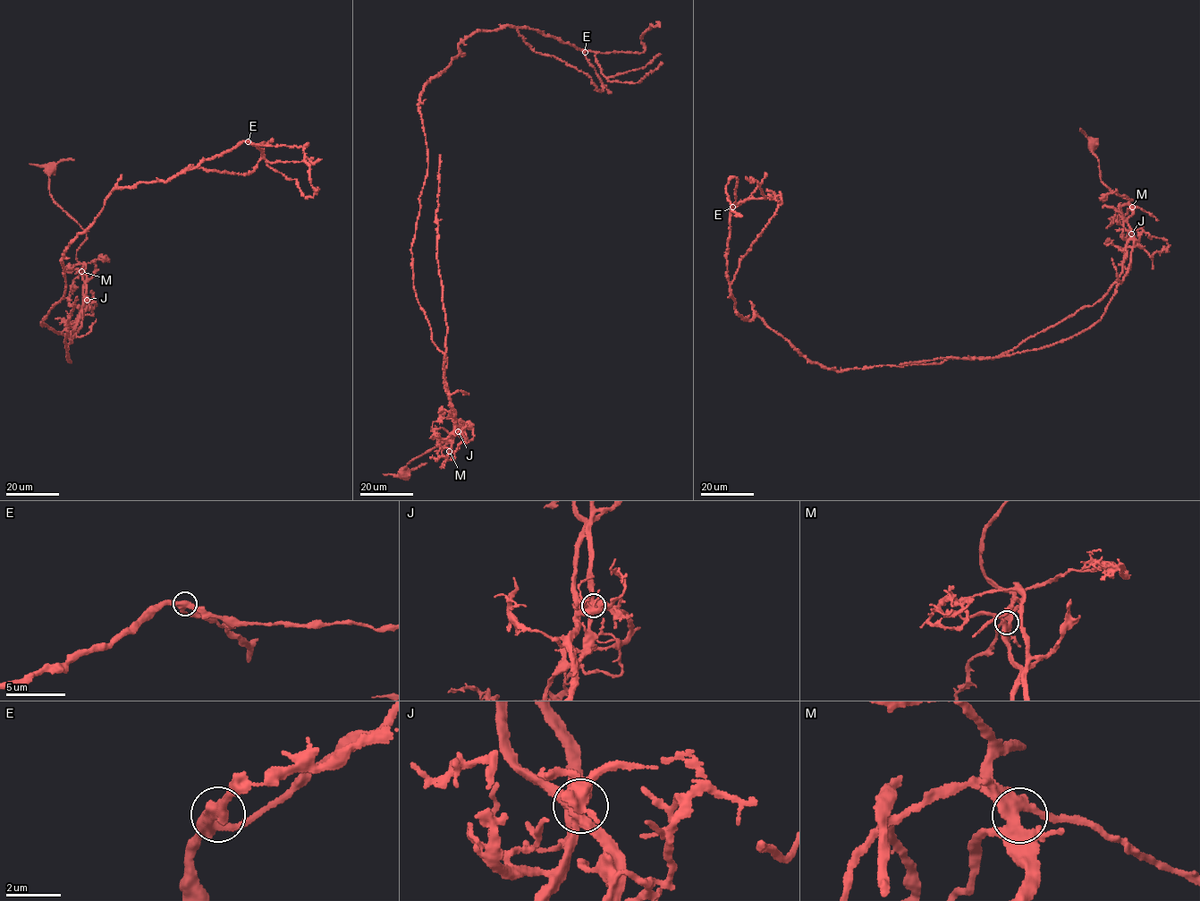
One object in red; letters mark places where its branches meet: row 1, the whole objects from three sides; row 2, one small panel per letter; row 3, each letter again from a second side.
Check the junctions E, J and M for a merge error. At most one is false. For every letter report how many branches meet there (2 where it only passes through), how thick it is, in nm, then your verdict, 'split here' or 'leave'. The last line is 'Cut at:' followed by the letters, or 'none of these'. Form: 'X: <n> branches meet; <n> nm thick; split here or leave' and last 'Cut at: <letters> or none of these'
E: 3 branches meet; 400 nm thick; leave
J: 4 branches meet; 440 nm thick; split here
M: 4 branches meet; 400 nm thick; leave
Cut at: J

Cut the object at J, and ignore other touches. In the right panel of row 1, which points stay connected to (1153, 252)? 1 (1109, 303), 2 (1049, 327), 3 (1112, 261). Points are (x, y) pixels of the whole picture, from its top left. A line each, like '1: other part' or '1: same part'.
1: same part
2: other part
3: same part

